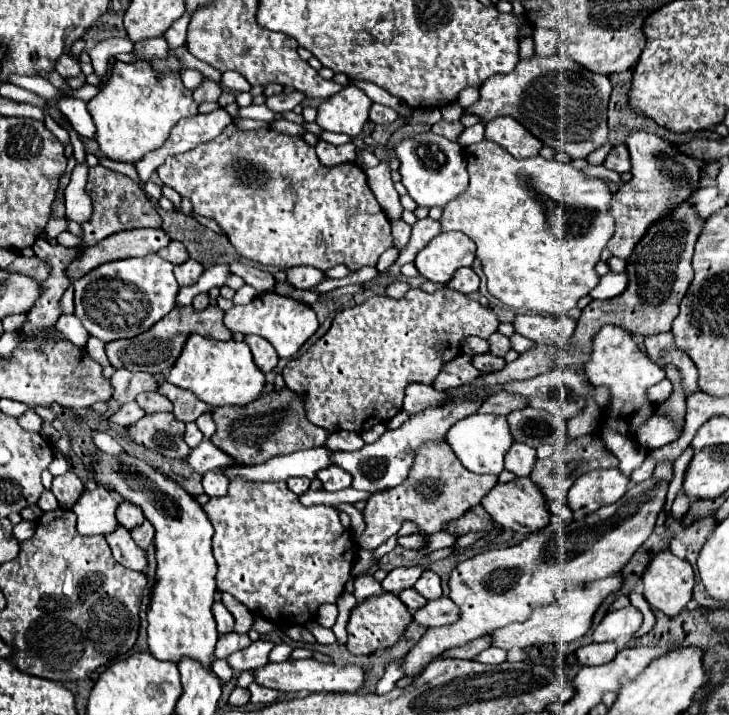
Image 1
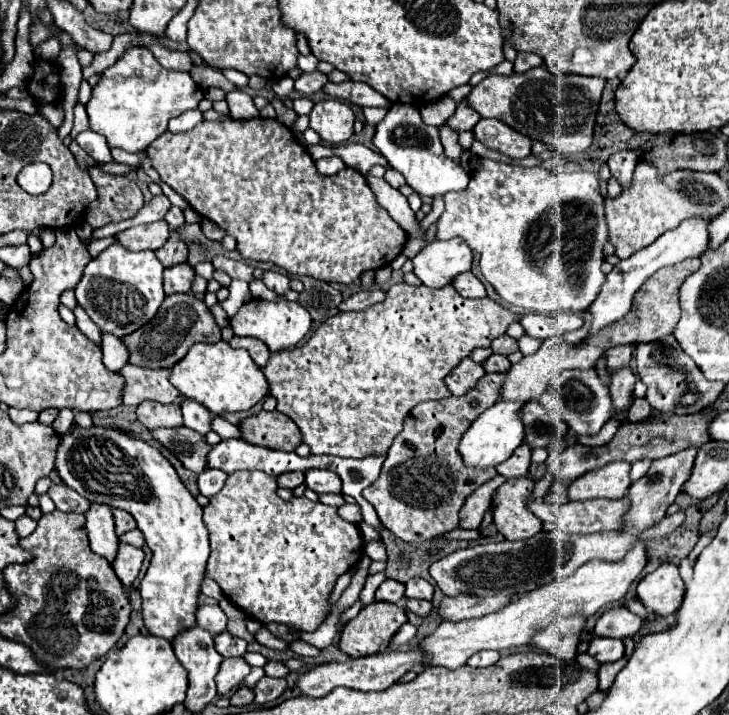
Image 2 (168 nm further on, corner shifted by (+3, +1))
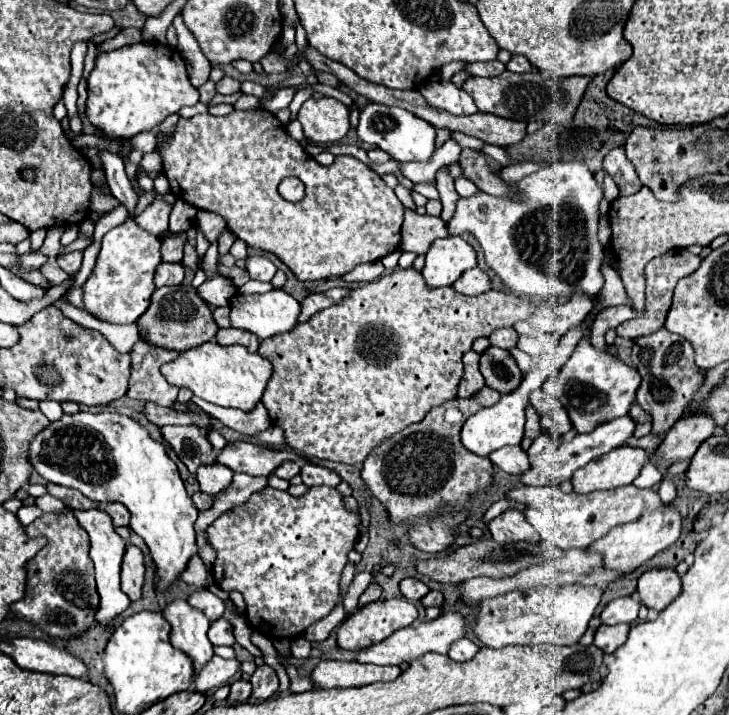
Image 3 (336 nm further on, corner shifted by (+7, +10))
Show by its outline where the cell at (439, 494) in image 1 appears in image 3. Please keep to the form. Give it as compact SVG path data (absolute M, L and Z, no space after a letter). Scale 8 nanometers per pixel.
M484 386L472 398L458 398L432 408L422 422L406 426L398 434L380 442L362 466L362 480L372 494L386 506L392 522L410 522L416 516L432 516L442 512L446 504L464 506L472 496L482 494L492 482L492 462L484 456L472 454L460 442L460 428L482 408L500 400L498 392Z

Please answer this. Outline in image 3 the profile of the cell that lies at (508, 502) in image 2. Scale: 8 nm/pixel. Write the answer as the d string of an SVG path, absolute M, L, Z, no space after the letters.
M508 510L494 518L488 524L488 530L492 534L492 540L498 544L512 544L512 542L530 542L536 544L540 540L538 532L532 524L524 518L524 512L520 510Z

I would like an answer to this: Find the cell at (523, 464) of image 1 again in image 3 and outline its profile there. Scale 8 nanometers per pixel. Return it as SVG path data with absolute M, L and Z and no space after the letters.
M504 446L500 450L494 450L488 458L506 474L524 474L530 468L528 456L520 446Z

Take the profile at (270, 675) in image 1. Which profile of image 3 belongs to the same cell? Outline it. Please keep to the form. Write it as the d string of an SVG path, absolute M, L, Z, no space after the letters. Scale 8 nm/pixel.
M336 660L320 662L312 680L318 688L350 688L350 686L366 686L374 682L390 682L400 676L398 666L376 666L376 664L348 664Z

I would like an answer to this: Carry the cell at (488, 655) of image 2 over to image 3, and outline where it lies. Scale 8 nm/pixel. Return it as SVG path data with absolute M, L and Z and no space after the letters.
M460 638L460 640L456 640L456 644L452 644L450 648L448 648L448 656L452 658L452 660L456 660L456 662L466 662L466 660L472 660L472 656L478 652L480 648L474 644L474 642L470 642L468 638Z

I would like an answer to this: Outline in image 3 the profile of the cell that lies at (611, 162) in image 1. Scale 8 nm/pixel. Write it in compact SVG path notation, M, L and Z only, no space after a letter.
M614 148L612 152L608 152L608 156L604 158L604 170L616 180L620 196L632 196L642 188L640 178L632 162L626 158L624 148Z

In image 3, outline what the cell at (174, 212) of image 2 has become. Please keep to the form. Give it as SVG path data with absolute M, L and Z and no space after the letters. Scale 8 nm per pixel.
M176 198L174 202L174 208L172 208L172 214L170 214L170 232L174 234L180 234L180 232L186 232L192 224L194 224L194 218L196 218L196 206Z

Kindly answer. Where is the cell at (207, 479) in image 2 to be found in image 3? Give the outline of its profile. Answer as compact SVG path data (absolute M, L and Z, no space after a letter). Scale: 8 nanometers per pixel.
M224 464L200 466L200 470L196 474L200 490L204 494L208 494L208 496L216 496L224 488L228 488L232 484L232 476L234 476L234 472L228 466L224 466Z

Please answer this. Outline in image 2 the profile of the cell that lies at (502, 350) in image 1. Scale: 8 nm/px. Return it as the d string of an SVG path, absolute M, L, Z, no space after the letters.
M502 335L502 337L498 337L498 339L494 339L494 341L492 341L490 349L492 349L494 353L510 355L510 353L518 351L518 345L516 345L516 339L512 339L512 337L508 337L508 335Z

